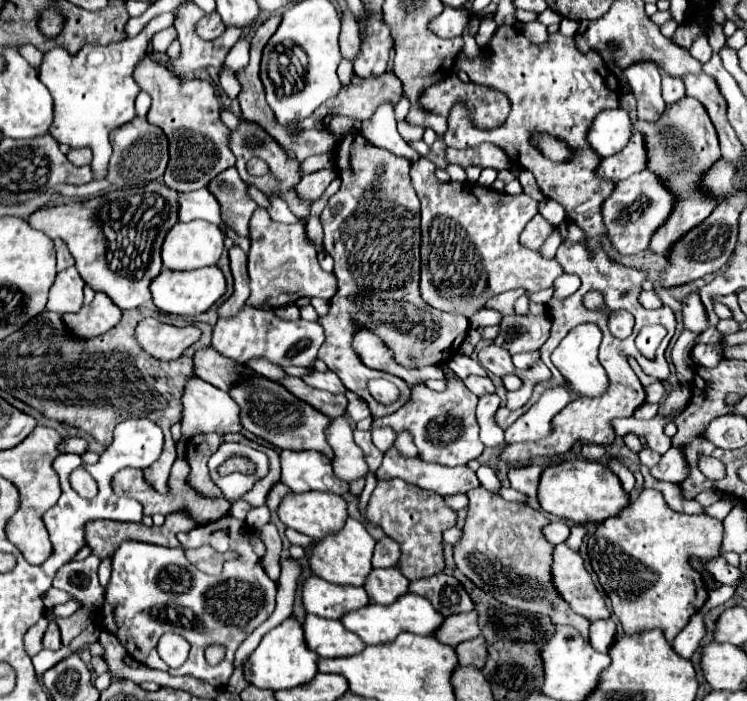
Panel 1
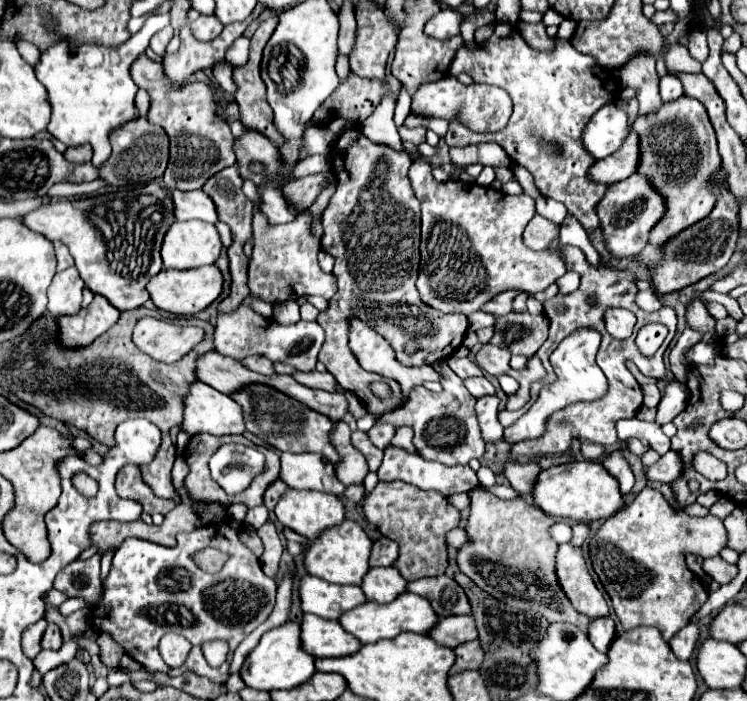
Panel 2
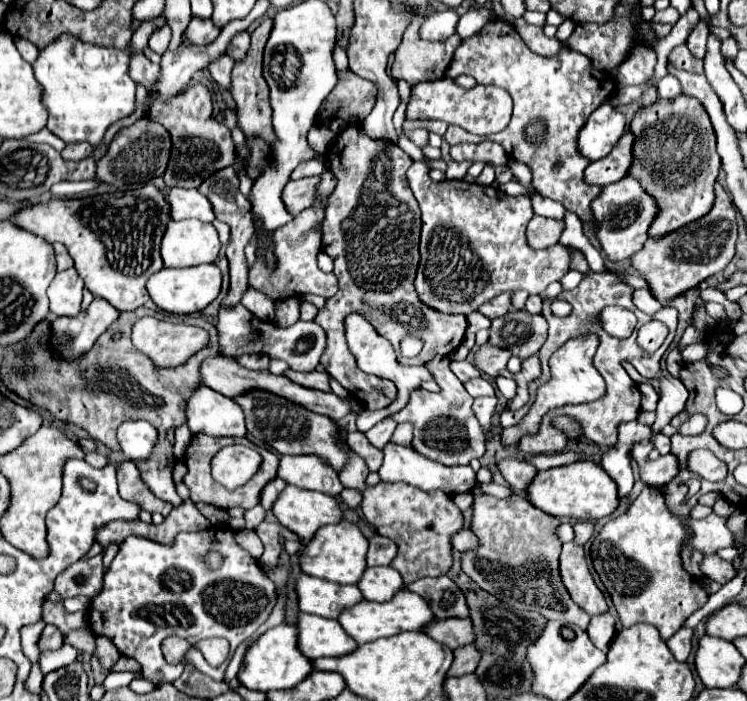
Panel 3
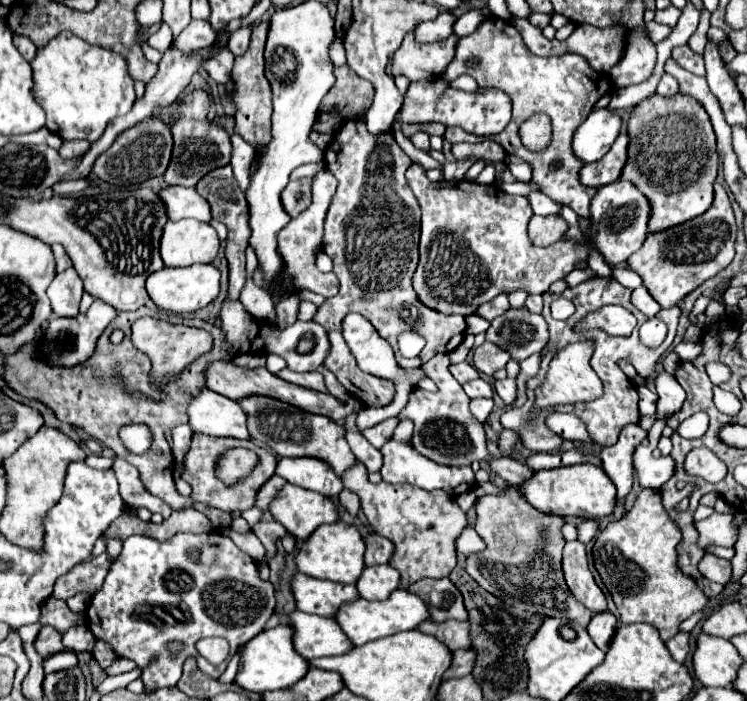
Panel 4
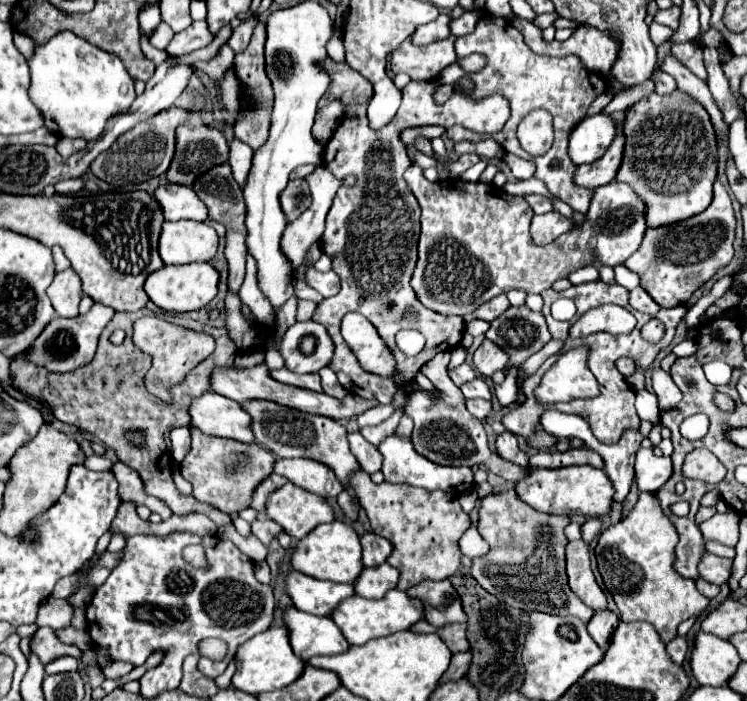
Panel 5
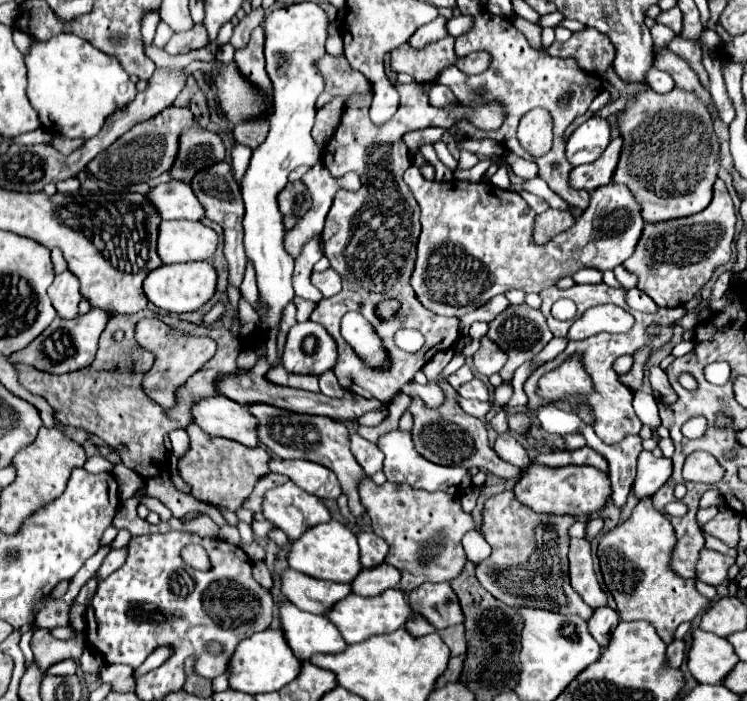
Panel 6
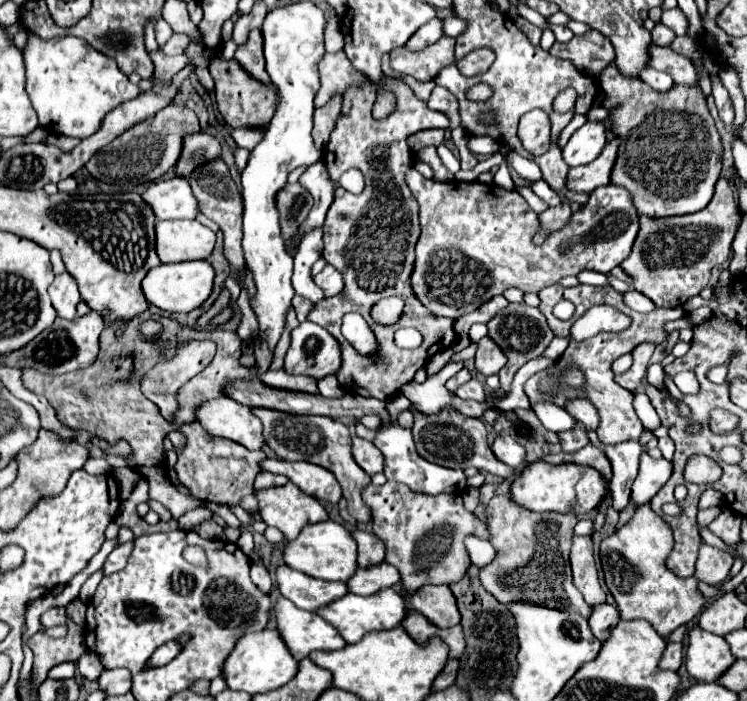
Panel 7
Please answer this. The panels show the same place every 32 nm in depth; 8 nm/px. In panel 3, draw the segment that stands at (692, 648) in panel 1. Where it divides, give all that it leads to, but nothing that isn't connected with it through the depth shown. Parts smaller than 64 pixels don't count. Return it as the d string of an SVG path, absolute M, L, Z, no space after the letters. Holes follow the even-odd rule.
M680 628L680 632L668 640L668 648L672 650L676 660L680 662L688 660L692 652L692 638L694 638L694 628Z

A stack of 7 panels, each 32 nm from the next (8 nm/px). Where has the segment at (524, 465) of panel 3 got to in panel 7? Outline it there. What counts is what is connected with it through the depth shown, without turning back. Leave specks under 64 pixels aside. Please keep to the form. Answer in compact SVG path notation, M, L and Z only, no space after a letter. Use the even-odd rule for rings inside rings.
M448 348L448 350L440 350L440 352L426 364L426 374L428 374L428 376L436 376L436 374L450 362L452 354L454 354L452 348ZM410 406L412 414L414 414L414 426L412 426L412 434L414 434L414 444L416 450L422 458L426 458L432 464L440 464L446 468L478 468L484 472L490 472L494 476L500 478L510 478L516 474L516 468L500 462L488 440L486 440L486 426L480 418L470 418L464 416L462 412L458 412L452 406L442 408L438 414L420 414L420 410L416 410L414 406Z

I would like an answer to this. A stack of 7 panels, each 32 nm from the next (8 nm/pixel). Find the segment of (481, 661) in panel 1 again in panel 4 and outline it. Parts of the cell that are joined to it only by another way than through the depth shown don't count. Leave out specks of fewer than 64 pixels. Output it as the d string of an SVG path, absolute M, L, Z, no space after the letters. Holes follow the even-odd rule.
M472 648L456 650L454 660L450 664L450 670L444 674L444 680L446 678L462 678L462 676L470 674L474 668L474 662L476 662L476 652Z

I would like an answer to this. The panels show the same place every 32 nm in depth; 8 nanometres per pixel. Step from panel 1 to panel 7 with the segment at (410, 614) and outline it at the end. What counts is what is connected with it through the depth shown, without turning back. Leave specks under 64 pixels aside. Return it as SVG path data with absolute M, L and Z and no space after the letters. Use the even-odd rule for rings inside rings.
M388 588L388 590L380 590L380 594L374 594L374 596L346 594L344 598L332 602L324 610L320 610L318 614L322 618L326 618L342 634L346 644L354 644L354 642L360 642L368 632L392 630L392 628L400 626L402 620L408 616L408 608L406 608L404 596L398 590Z

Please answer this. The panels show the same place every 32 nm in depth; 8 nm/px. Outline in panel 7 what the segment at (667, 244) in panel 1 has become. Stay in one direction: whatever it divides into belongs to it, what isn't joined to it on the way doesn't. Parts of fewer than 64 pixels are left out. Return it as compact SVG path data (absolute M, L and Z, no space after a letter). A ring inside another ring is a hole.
M612 62L600 74L600 88L606 94L604 108L610 110L614 132L622 138L612 182L632 194L640 214L670 218L706 208L722 170L722 142L700 86L676 84L670 92L660 94L642 80L620 78Z

